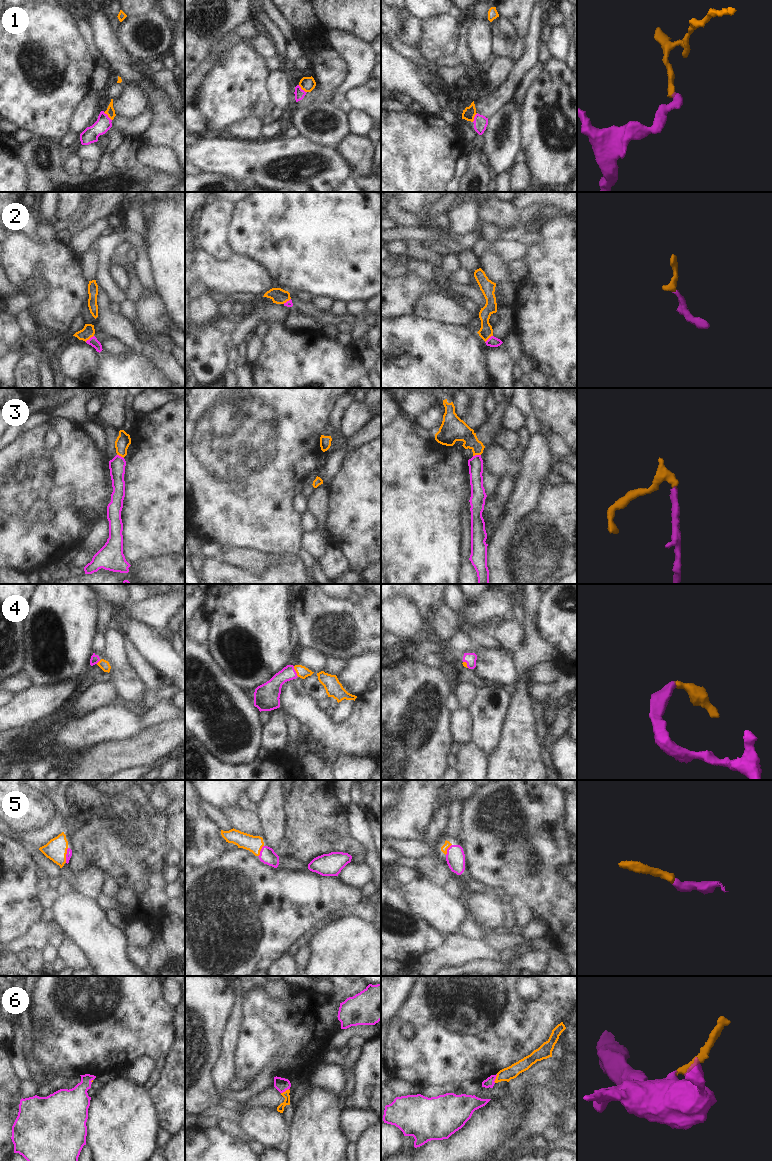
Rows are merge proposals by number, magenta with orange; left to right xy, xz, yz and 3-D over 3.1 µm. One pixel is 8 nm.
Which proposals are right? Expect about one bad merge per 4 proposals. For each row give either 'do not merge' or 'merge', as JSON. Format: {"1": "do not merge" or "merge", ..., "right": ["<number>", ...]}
{"1": "do not merge", "2": "merge", "3": "merge", "4": "merge", "5": "merge", "6": "merge", "right": ["2", "3", "4", "5", "6"]}

